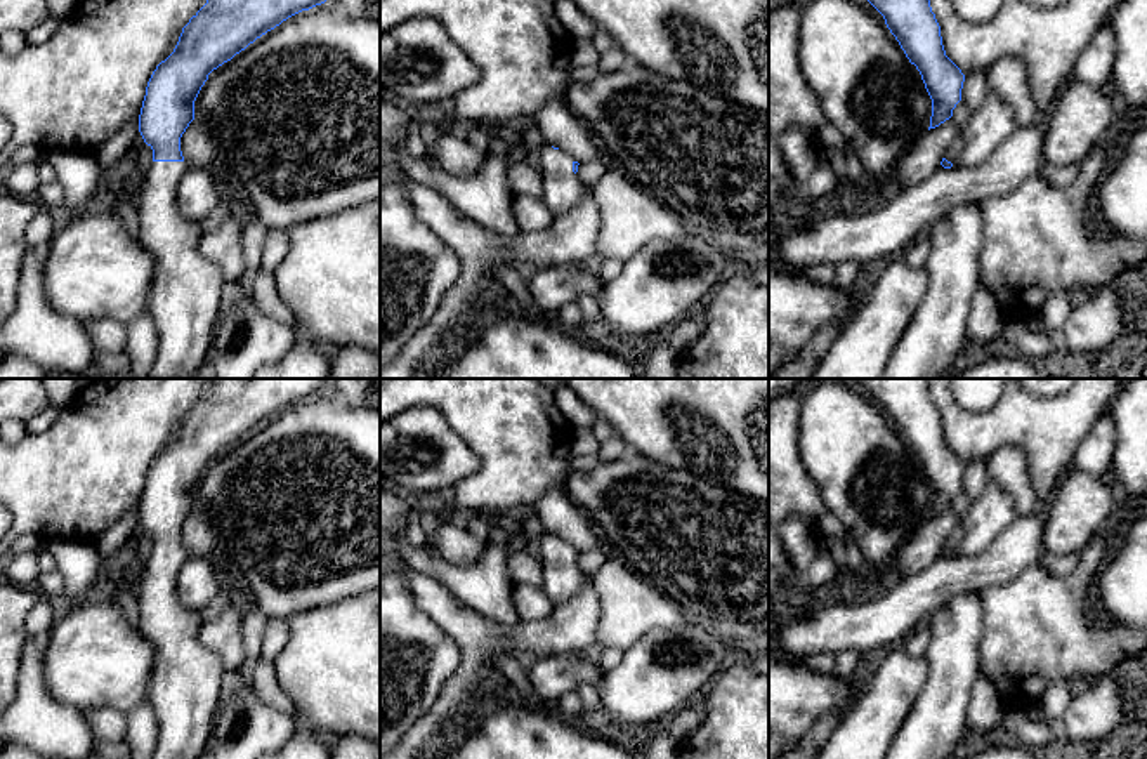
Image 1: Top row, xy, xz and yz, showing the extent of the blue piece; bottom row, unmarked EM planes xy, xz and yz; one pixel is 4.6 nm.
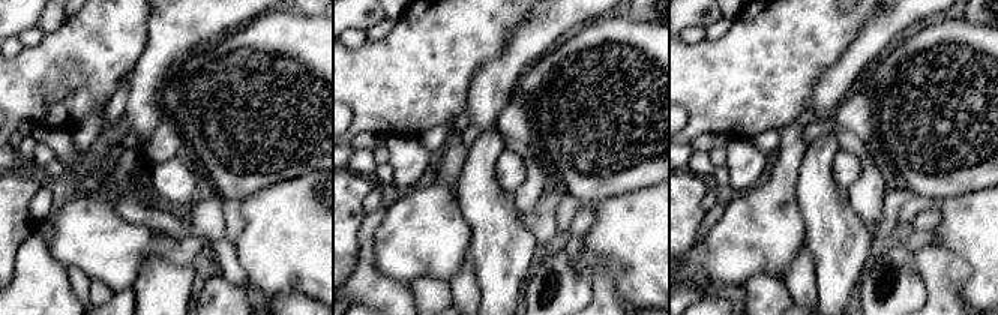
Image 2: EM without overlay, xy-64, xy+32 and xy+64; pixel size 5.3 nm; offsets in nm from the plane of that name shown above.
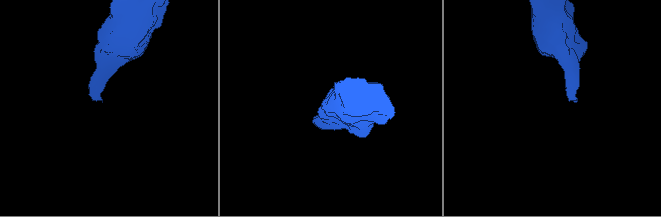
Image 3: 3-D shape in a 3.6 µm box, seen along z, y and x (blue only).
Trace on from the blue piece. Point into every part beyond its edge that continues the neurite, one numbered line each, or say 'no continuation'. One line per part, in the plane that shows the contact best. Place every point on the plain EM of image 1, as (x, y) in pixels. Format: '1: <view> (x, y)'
1: xy (184, 688)

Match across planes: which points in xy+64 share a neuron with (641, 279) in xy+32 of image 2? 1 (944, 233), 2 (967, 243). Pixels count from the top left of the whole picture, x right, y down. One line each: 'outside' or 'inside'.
1: inside
2: inside

